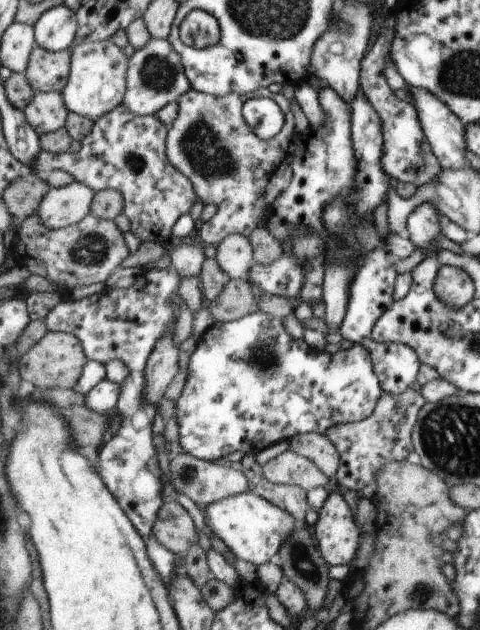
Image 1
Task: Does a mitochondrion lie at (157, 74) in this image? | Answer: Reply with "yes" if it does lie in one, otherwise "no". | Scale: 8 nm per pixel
yes

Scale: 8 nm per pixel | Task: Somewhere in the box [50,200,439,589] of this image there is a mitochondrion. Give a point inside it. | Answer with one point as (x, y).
(90, 248)

